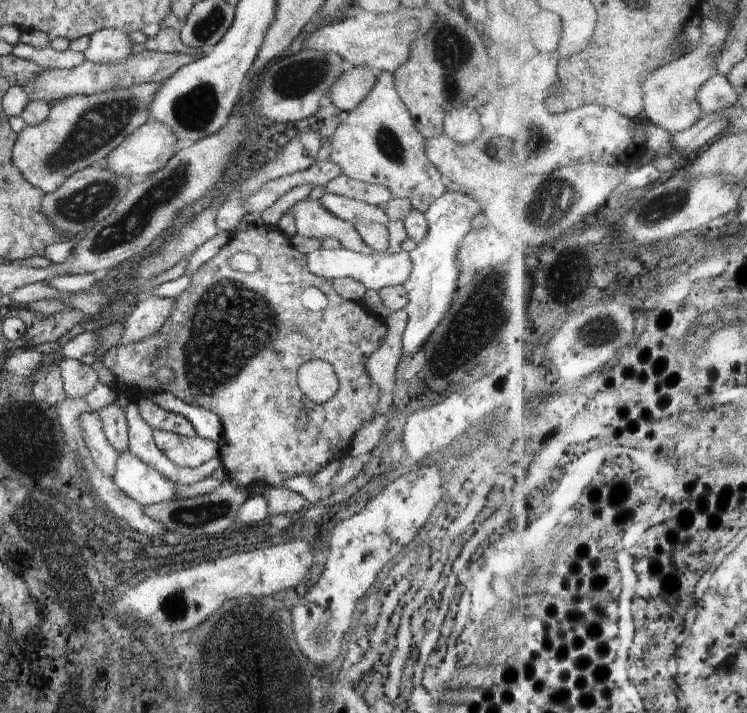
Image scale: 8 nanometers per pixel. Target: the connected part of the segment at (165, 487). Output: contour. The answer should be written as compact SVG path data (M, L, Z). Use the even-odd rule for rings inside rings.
M130 450L118 454L113 480L126 496L138 504L153 505L174 500L176 486L157 470L146 466Z

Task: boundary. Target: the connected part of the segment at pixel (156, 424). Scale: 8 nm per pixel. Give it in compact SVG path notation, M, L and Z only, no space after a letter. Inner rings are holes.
M149 399L136 400L135 403L140 416L153 430L168 431L186 438L194 438L197 435L196 429L180 414L162 409Z

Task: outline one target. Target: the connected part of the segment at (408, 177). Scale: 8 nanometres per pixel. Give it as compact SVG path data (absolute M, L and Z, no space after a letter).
M379 73L378 82L370 90L370 94L360 102L358 108L349 112L348 121L340 123L333 133L334 135L331 136L330 161L336 166L340 166L342 175L349 176L358 182L364 182L364 184L382 185L392 192L394 199L406 198L406 200L410 200L412 209L426 214L426 210L436 202L436 199L447 191L447 182L426 156L426 152L424 152L425 138L414 126L413 116L400 100L394 82L393 73Z

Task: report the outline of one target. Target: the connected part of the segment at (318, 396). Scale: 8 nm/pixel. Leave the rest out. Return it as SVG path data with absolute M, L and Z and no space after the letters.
M309 360L298 368L298 386L307 399L318 404L327 403L338 392L337 374L328 362Z

